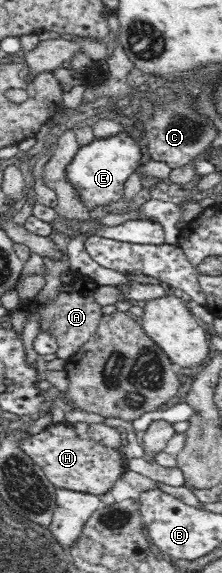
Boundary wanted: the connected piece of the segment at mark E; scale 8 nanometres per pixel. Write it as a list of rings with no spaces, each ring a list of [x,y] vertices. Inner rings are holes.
[[[124,130],[108,139],[95,139],[76,152],[66,167],[66,181],[78,193],[80,203],[98,211],[100,207],[108,207],[124,197],[124,183],[136,171],[140,155],[138,144]]]

